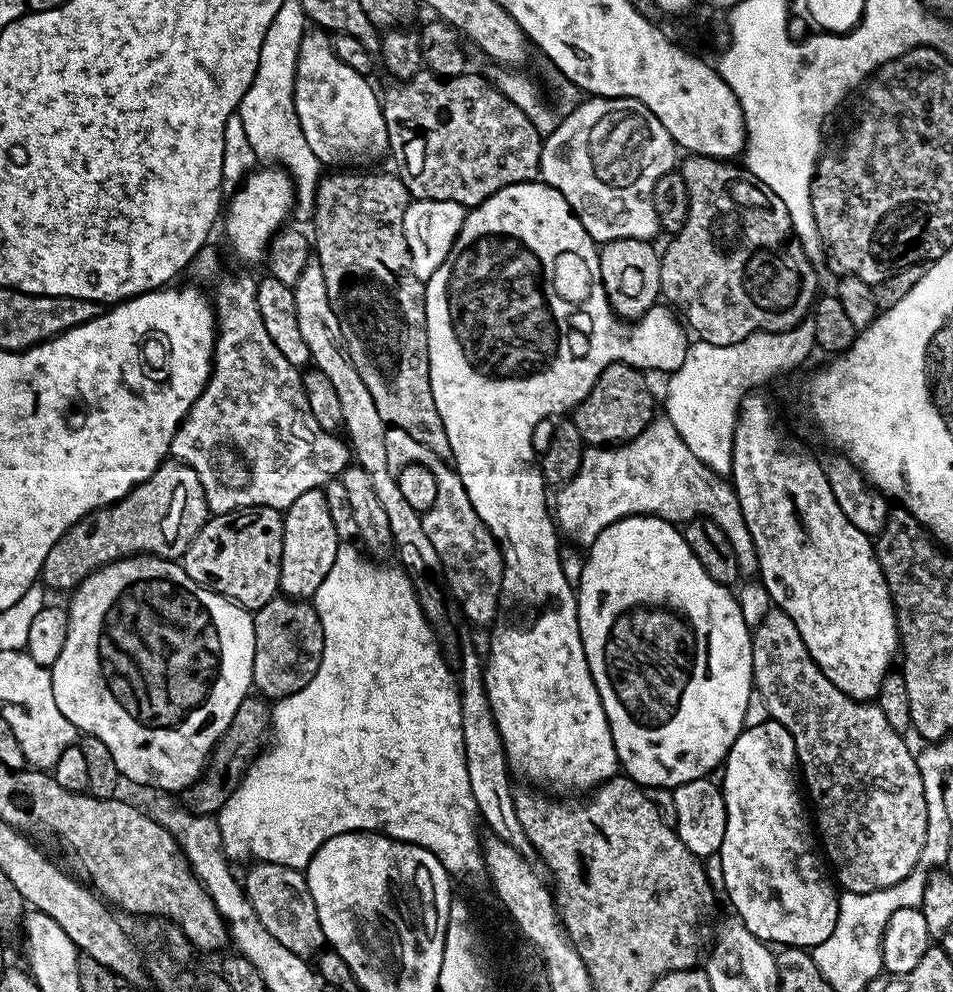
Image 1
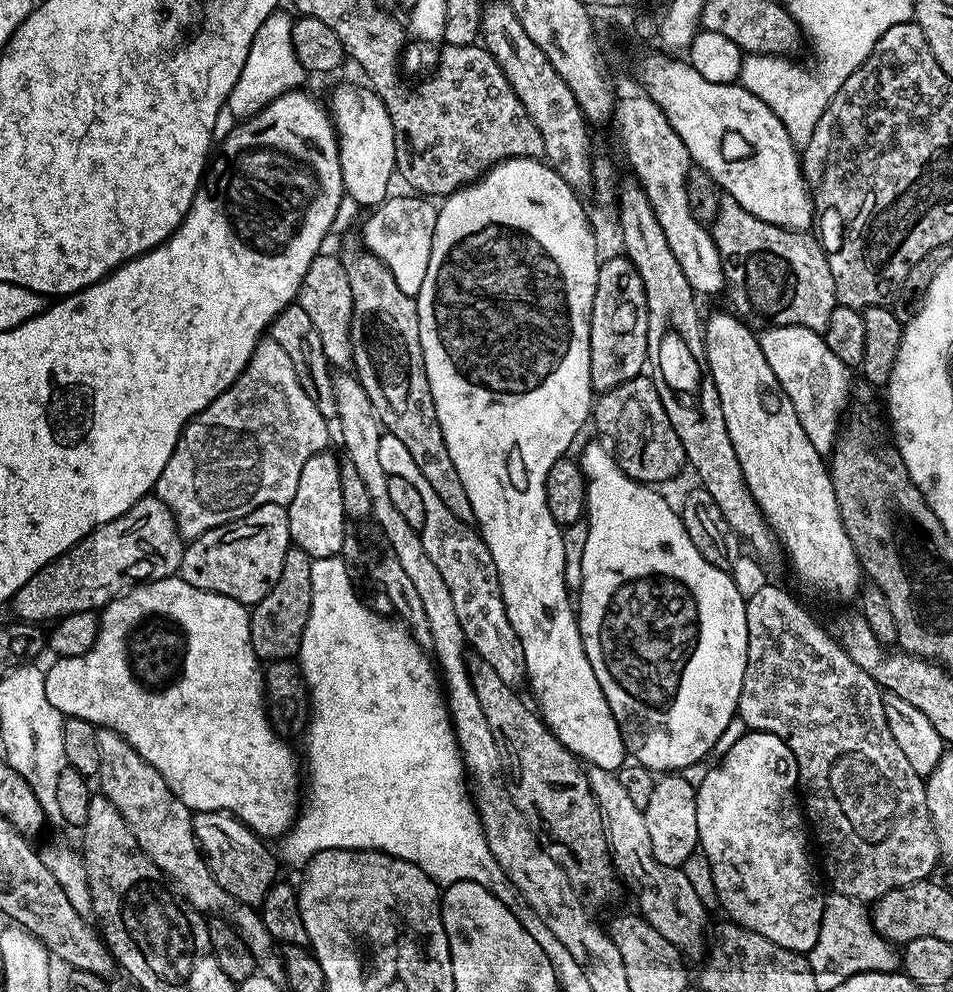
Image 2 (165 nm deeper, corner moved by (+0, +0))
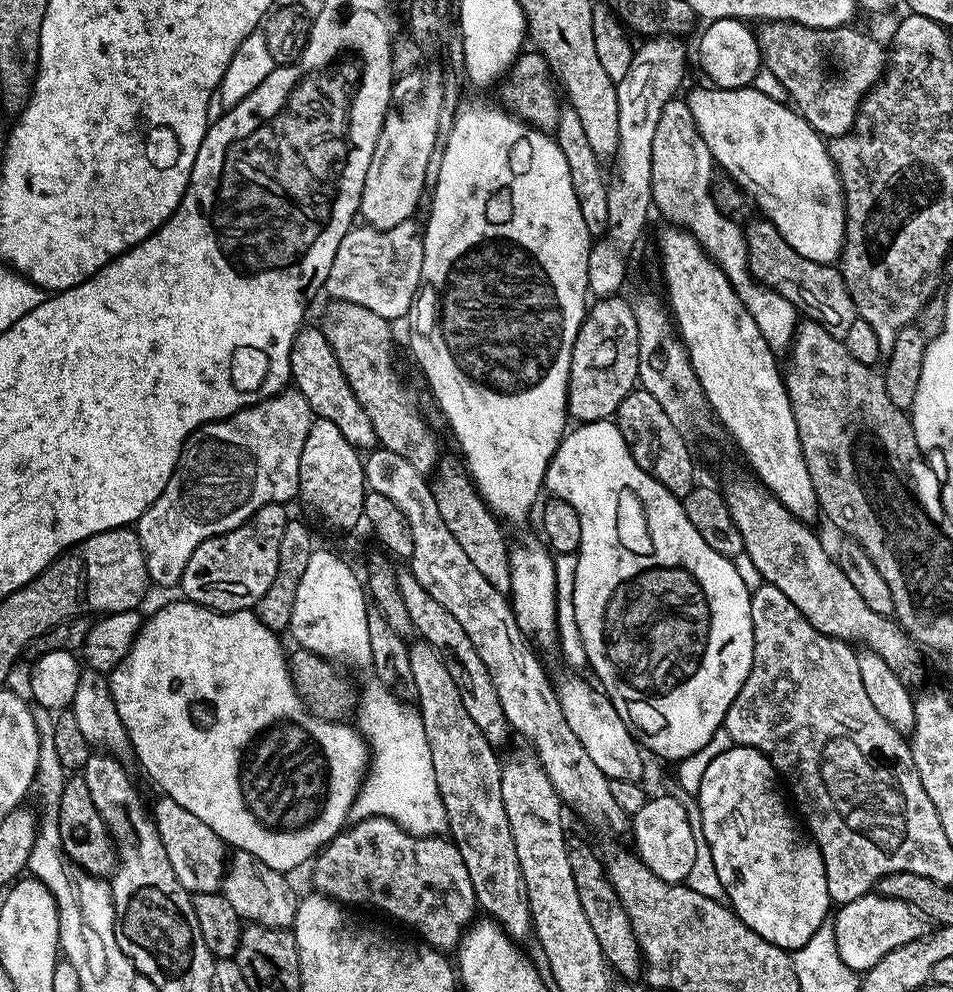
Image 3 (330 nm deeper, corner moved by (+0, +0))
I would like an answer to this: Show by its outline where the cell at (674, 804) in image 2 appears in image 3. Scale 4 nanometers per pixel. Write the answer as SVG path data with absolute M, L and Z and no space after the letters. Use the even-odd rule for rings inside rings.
M667 794L653 795L642 810L631 817L630 834L636 838L636 855L657 878L667 884L679 884L686 880L695 860L695 840L686 810L679 801Z

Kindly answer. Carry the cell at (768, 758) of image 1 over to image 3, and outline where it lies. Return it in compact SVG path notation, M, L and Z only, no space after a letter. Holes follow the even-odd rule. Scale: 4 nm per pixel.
M741 744L735 745L726 750L725 753L719 754L718 758L714 758L707 767L702 777L701 790L698 795L701 814L702 814L702 830L704 831L704 840L712 848L714 867L718 872L718 879L725 887L727 903L740 921L746 926L750 926L750 930L754 930L754 934L758 934L762 938L766 938L766 942L770 942L774 946L785 950L795 950L806 946L806 942L810 942L810 938L814 938L814 934L818 930L818 926L822 926L830 916L830 909L833 907L832 899L828 893L828 883L826 882L826 866L822 862L822 854L820 848L816 845L816 841L806 831L805 825L798 819L797 813L788 809L788 804L784 801L784 796L780 793L780 784L782 788L782 780L778 775L776 768L772 765L772 759L766 754L762 754L753 748L747 748Z

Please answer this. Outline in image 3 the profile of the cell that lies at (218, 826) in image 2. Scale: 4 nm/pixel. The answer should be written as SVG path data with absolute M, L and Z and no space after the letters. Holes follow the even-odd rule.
M161 795L160 801L154 804L156 829L162 838L162 846L166 846L166 858L170 858L170 866L174 866L174 874L178 874L178 882L190 893L221 891L226 871L226 845L202 818L190 814L186 806L178 806L174 798Z

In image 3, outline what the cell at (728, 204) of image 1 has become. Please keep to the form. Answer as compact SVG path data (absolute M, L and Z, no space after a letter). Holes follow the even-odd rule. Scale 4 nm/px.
M765 218L756 219L749 219L744 228L752 277L759 284L765 284L770 290L782 294L782 298L786 298L786 302L793 304L807 319L830 330L834 338L843 340L846 330L850 330L850 325L858 317L839 267L802 258L802 254L798 254L798 250L794 250L794 246L790 246L786 238L782 238L782 234L778 234L771 221Z

